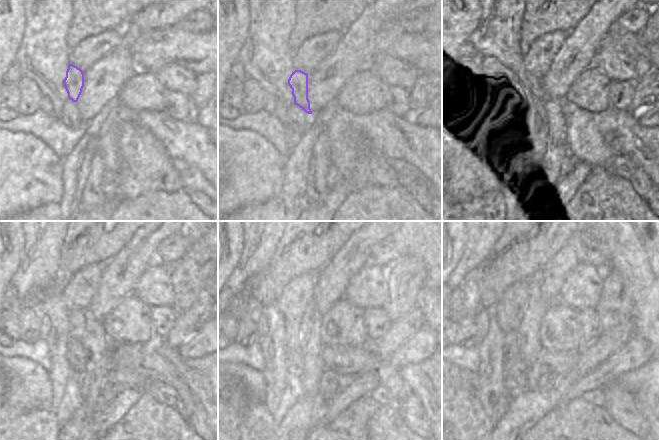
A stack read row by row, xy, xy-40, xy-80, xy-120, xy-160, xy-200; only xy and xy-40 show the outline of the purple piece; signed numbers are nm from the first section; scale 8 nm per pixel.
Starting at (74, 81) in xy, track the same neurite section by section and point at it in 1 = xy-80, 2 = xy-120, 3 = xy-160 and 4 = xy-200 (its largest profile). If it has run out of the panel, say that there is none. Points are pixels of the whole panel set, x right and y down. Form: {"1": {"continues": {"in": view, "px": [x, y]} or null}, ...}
{"1": {"continues": {"in": "xy-80", "px": [525, 87]}}, "2": {"continues": {"in": "xy-120", "px": [76, 316]}}, "3": {"continues": {"in": "xy-160", "px": [292, 326]}}, "4": {"continues": {"in": "xy-200", "px": [511, 348]}}}

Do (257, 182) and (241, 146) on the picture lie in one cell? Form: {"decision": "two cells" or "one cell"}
{"decision": "one cell"}

